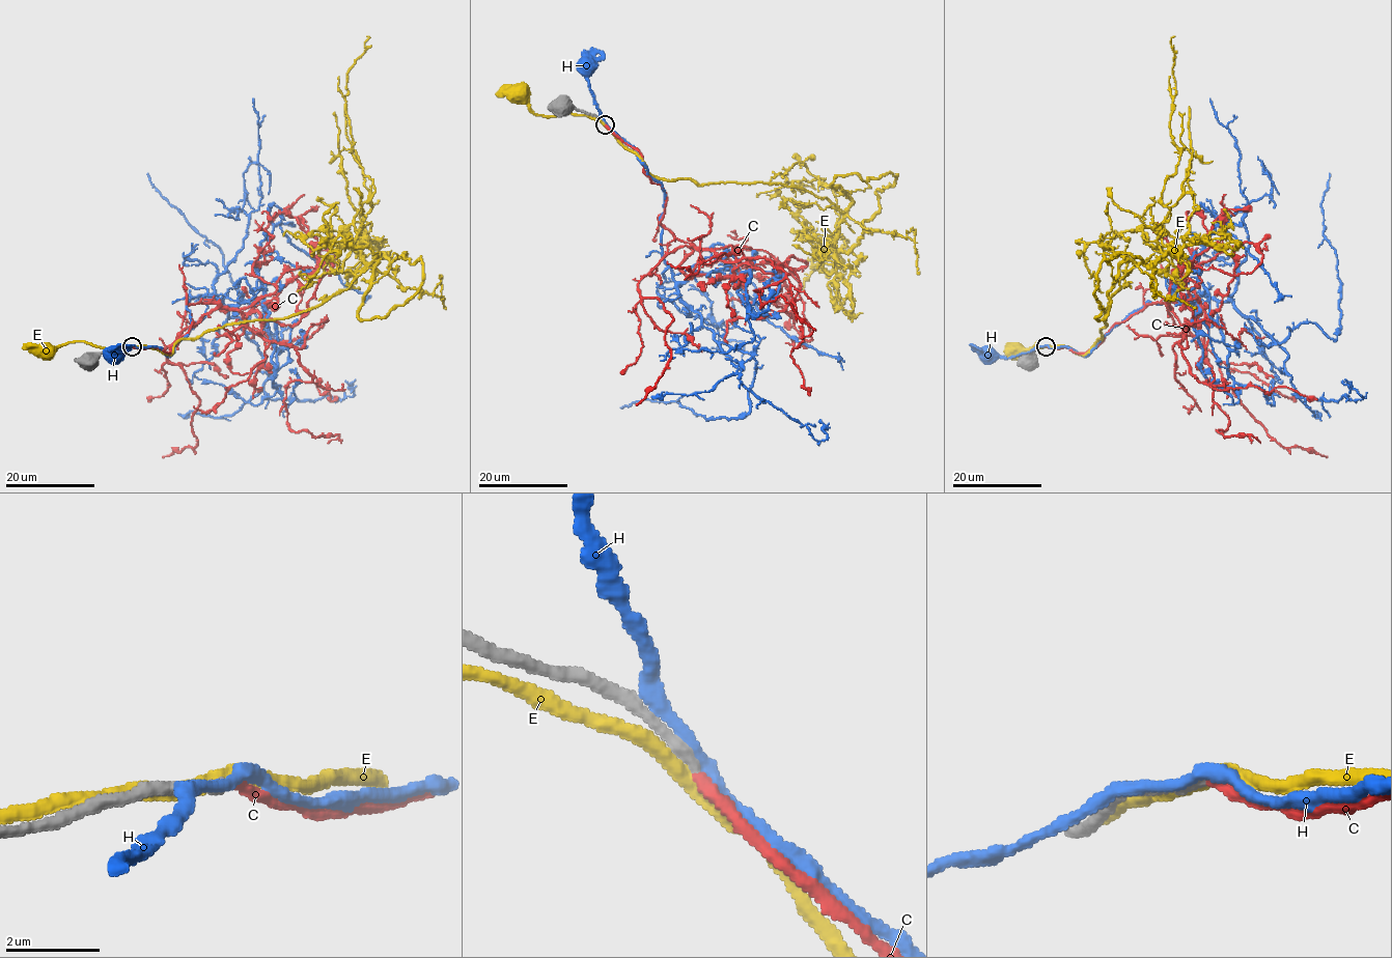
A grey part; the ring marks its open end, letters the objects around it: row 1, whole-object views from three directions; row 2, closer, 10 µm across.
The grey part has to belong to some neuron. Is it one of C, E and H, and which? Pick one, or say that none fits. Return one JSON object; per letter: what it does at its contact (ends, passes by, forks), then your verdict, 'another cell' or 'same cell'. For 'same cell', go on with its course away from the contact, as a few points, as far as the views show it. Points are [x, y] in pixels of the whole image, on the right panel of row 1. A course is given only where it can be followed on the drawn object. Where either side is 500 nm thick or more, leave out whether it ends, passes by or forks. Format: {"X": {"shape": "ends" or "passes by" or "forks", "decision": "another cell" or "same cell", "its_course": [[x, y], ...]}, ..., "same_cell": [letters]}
{"C": {"shape": "ends", "decision": "same cell", "its_course": [[1046, 345], [1094, 349], [1164, 303], [1189, 371], [1228, 417], [1218, 430], [1260, 443]]}, "E": {"shape": "passes by", "decision": "another cell"}, "H": {"shape": "passes by", "decision": "another cell"}, "same_cell": ["C"]}

